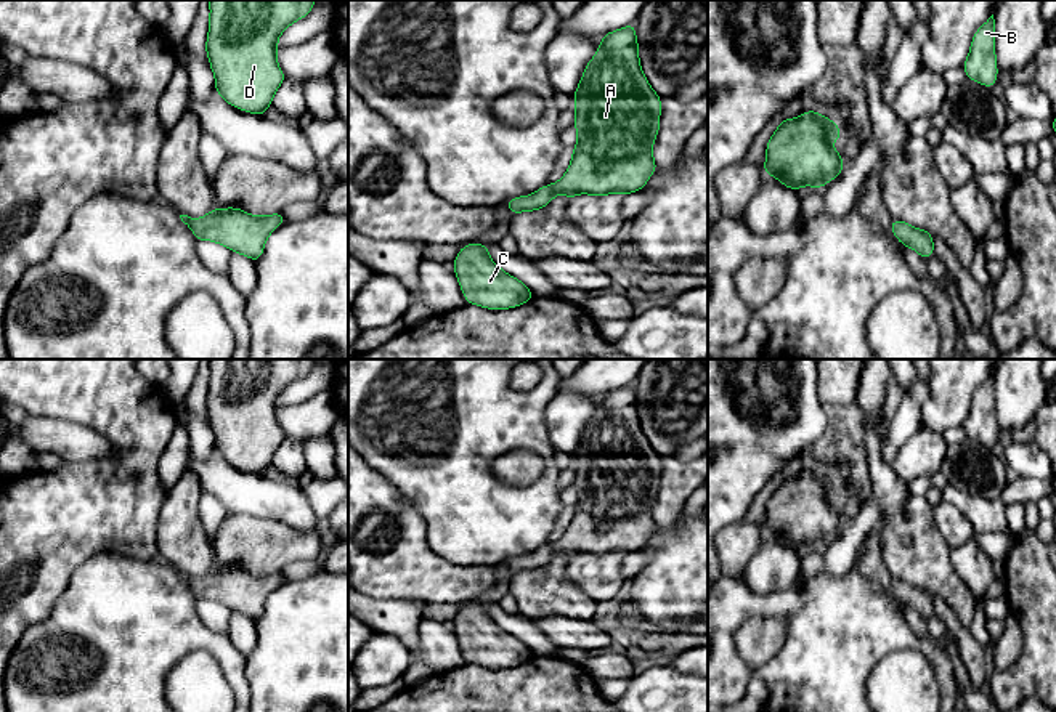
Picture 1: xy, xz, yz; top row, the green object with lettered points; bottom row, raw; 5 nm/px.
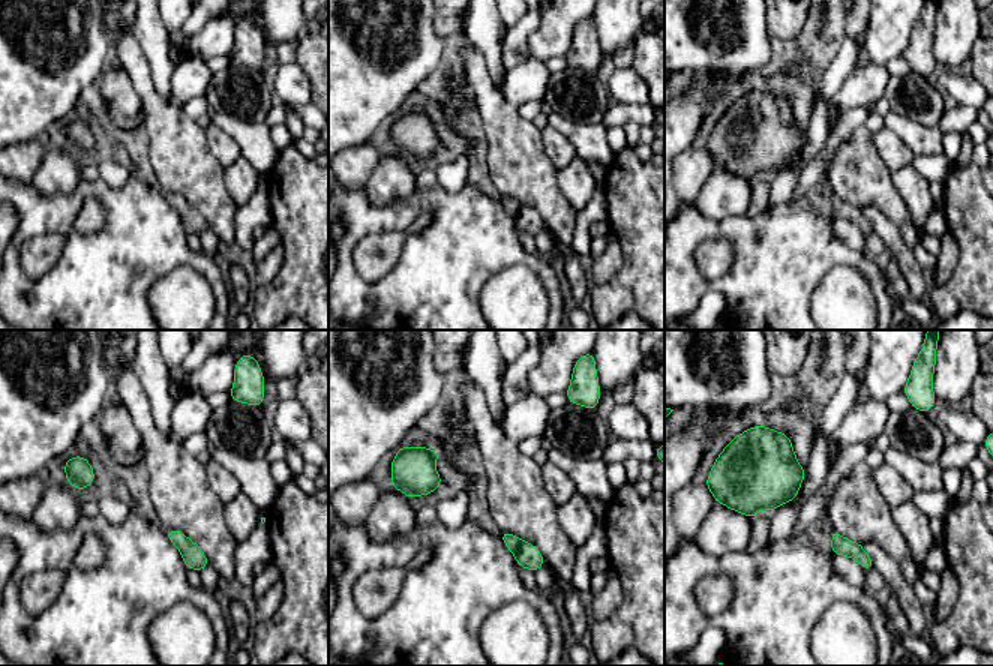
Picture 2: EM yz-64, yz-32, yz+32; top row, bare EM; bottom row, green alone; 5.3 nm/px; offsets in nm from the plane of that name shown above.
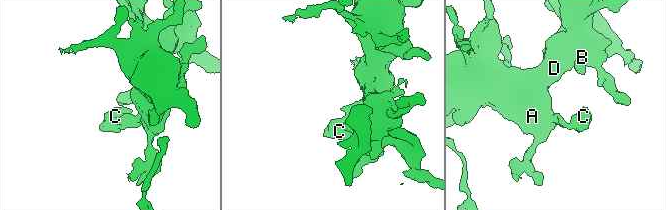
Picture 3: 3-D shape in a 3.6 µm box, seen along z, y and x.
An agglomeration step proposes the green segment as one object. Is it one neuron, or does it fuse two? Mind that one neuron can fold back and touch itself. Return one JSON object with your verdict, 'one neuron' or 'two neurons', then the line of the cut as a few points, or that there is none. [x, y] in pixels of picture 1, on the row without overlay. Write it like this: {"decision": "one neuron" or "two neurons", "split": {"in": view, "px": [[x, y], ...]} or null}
{"decision": "one neuron", "split": null}

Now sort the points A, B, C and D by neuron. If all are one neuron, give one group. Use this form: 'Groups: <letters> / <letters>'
Groups: A B C D

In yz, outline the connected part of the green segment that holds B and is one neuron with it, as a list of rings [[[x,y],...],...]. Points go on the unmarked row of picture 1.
[[[993,374],[976,390],[963,428],[968,439],[992,447],[998,436]]]

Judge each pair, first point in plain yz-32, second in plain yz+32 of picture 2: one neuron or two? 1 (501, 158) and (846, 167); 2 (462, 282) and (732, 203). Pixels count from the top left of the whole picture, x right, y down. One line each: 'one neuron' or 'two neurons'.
1: one neuron
2: two neurons

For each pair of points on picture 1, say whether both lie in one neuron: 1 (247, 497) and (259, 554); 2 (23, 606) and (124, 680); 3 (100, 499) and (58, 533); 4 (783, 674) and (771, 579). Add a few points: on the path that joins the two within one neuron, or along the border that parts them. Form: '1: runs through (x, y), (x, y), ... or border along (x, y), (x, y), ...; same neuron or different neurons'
1: border along (228, 512), (273, 518), (288, 526); different neurons
2: border along (64, 589), (52, 611), (32, 624), (16, 643); different neurons
3: runs through (90, 507), (84, 507), (68, 523); same neuron
4: border along (742, 576), (756, 592), (787, 590), (801, 576); different neurons

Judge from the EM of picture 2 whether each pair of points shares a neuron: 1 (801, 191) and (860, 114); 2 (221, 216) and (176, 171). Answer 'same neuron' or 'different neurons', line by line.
1: same neuron
2: same neuron

